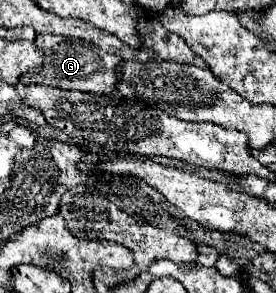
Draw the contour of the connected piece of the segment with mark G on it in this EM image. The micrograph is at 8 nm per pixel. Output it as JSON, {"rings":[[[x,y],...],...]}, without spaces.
{"rings":[[[37,35],[35,43],[45,53],[43,69],[37,75],[27,73],[25,77],[21,77],[21,83],[25,83],[25,85],[43,83],[43,85],[51,85],[51,87],[77,89],[77,91],[85,91],[85,93],[97,93],[97,95],[105,95],[115,89],[115,83],[117,83],[115,67],[121,59],[105,53],[97,45],[93,45],[89,41],[77,41],[77,39],[69,39],[69,37],[57,37],[57,35]]]}

